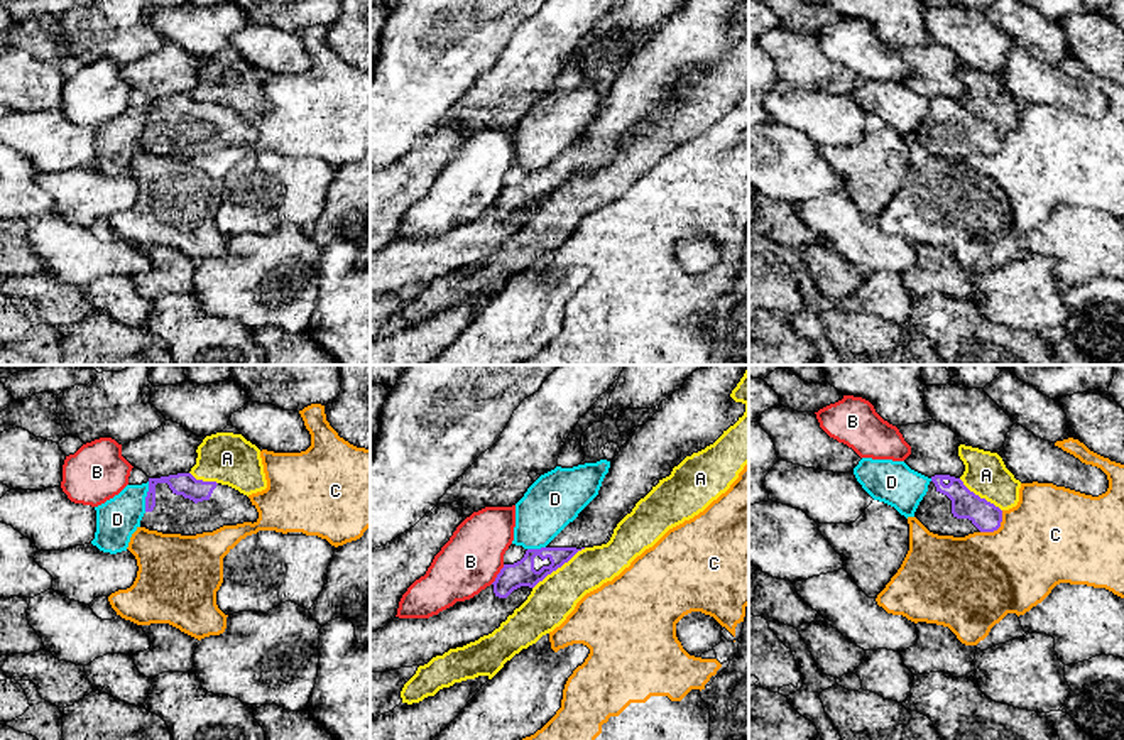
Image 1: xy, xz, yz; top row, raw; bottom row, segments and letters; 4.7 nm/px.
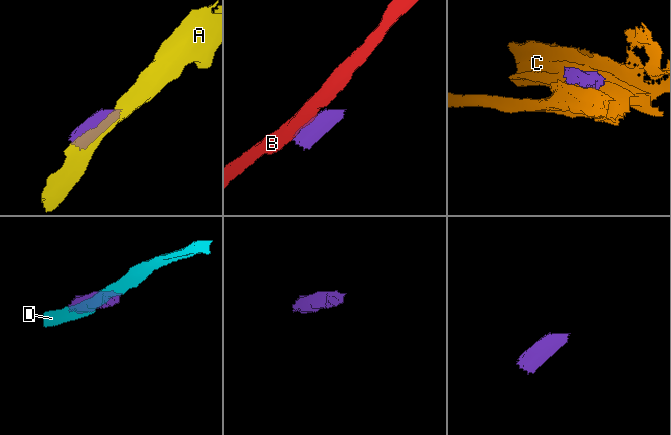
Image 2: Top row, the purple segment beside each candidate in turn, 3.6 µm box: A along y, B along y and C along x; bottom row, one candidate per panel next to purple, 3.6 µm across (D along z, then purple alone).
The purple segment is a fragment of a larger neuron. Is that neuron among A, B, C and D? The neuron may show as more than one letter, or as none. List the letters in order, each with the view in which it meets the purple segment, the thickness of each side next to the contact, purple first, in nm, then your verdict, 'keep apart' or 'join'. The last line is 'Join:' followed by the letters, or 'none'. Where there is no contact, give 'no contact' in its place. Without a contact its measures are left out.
A: meets purple in xz; 120 nm thick on the purple side, 220 nm on the other; keep apart
B: meets purple in xz; 120 nm thick on the purple side, 280 nm on the other; keep apart
C: meets purple in yz; 140 nm thick on the purple side, 440 nm on the other; keep apart
D: meets purple in xy; 110 nm thick on the purple side, 200 nm on the other; keep apart
Join: none

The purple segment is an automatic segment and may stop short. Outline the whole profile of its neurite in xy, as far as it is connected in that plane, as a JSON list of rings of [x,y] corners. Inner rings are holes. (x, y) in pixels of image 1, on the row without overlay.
[[[177,95],[149,100],[140,149],[162,155],[196,157],[257,140],[255,127],[238,112],[196,101],[191,95]]]

